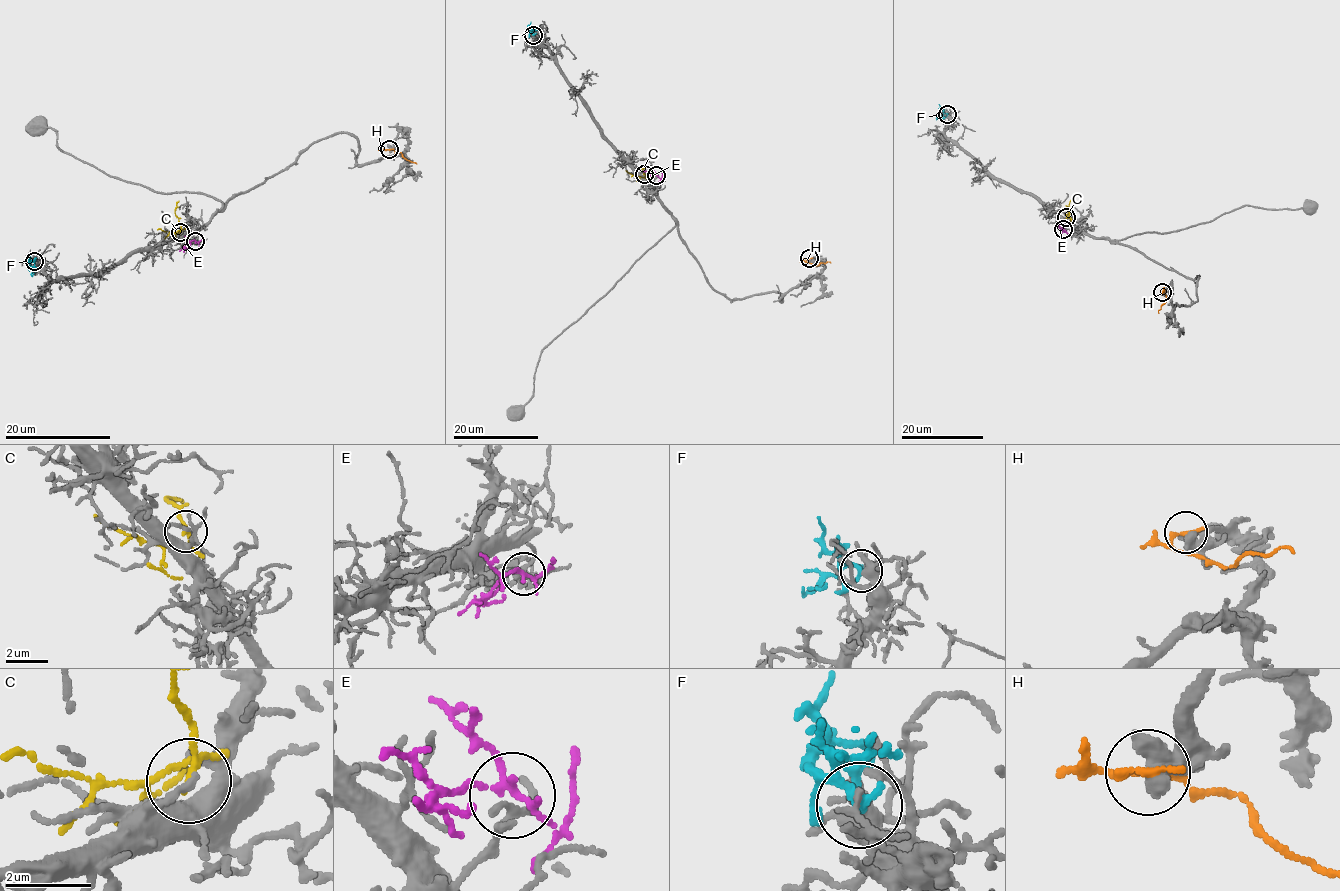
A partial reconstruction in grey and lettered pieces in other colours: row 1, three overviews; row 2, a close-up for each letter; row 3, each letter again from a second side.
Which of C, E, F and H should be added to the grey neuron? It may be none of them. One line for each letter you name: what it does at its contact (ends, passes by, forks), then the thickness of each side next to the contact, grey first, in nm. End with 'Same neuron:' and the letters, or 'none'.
F: It forks there. Thickness 400 nm (grey) against 150 nm
Same neuron: F

